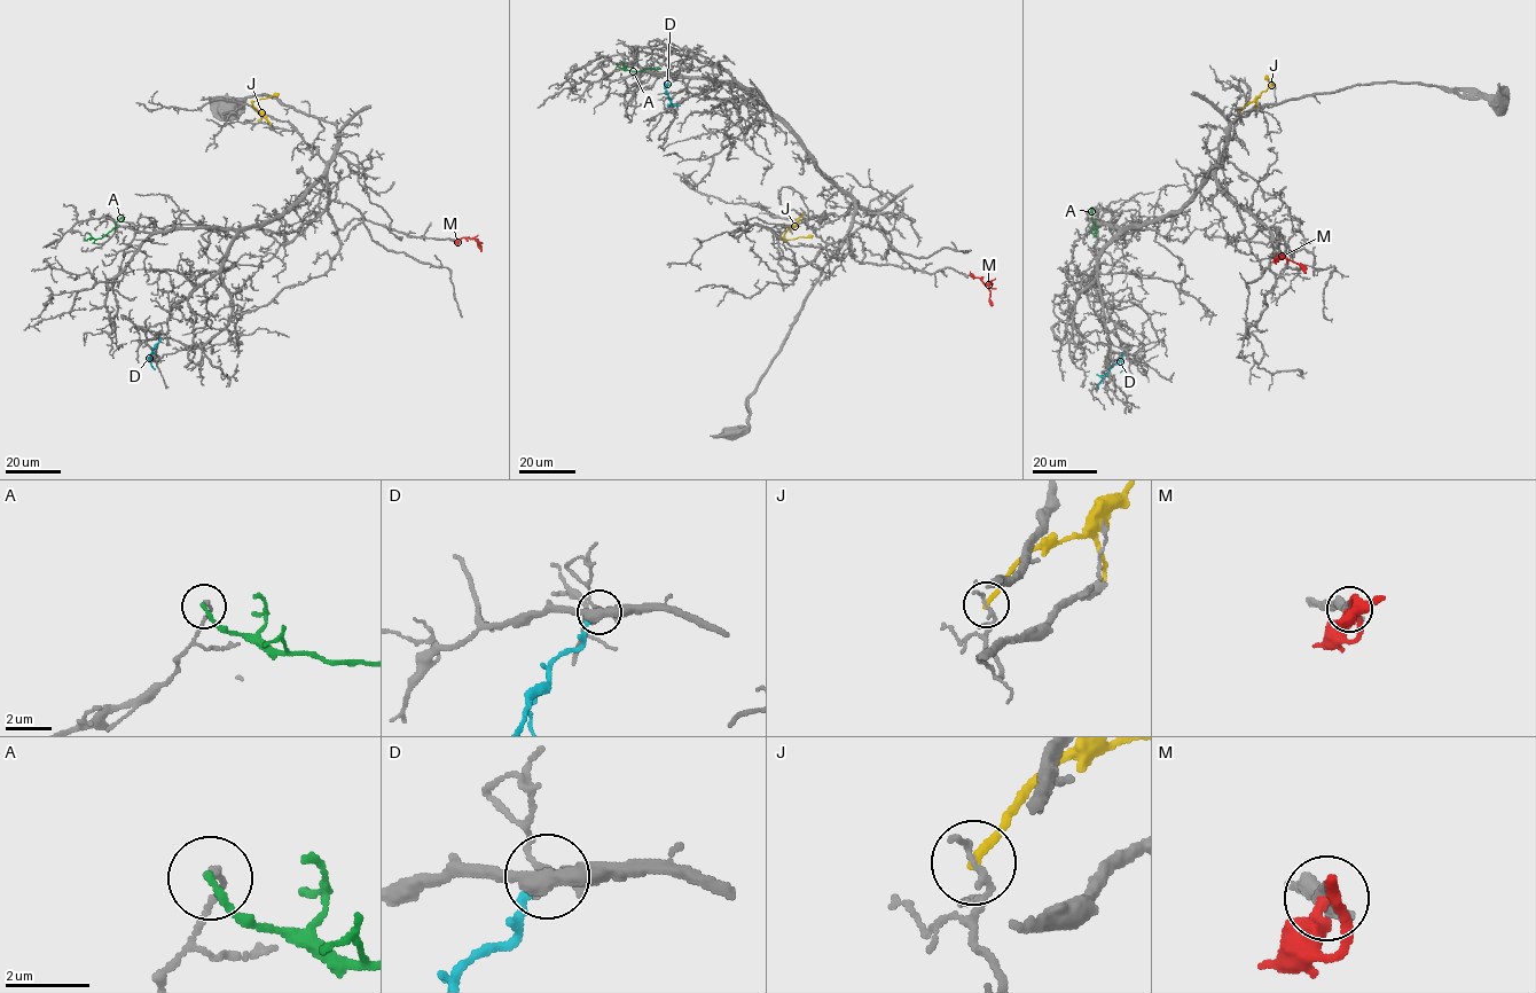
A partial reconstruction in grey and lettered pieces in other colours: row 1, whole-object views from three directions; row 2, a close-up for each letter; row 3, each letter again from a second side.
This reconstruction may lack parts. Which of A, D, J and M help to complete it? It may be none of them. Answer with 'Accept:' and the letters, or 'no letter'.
Accept: no letter

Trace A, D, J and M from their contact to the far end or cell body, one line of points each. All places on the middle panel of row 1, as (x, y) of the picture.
A: (617, 64), (637, 71), (658, 65)
D: (678, 106), (672, 103), (666, 92), (671, 85)
J: (802, 213), (783, 240), (813, 235)
M: (971, 276), (979, 278), (987, 286), (990, 305)

